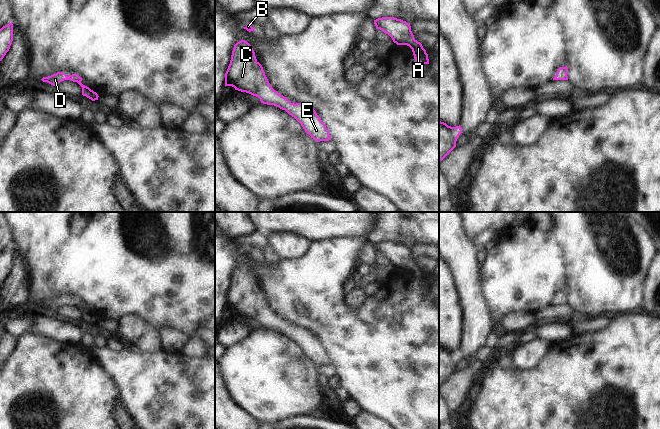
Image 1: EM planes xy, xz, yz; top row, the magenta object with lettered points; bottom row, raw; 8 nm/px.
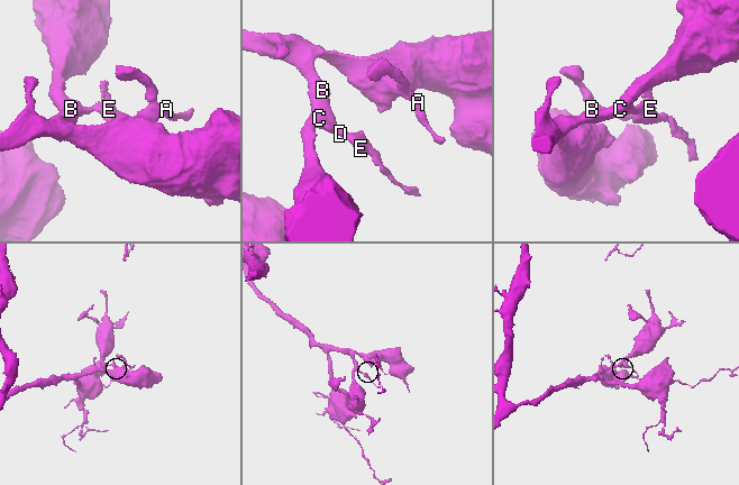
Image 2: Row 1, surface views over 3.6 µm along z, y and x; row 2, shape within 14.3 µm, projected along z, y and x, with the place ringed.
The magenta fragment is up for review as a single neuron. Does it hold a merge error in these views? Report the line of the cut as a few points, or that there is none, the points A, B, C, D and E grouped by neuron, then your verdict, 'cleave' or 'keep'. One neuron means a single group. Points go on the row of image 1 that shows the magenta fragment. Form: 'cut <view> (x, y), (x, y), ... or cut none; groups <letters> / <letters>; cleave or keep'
cut none; groups A B C D E; keep

